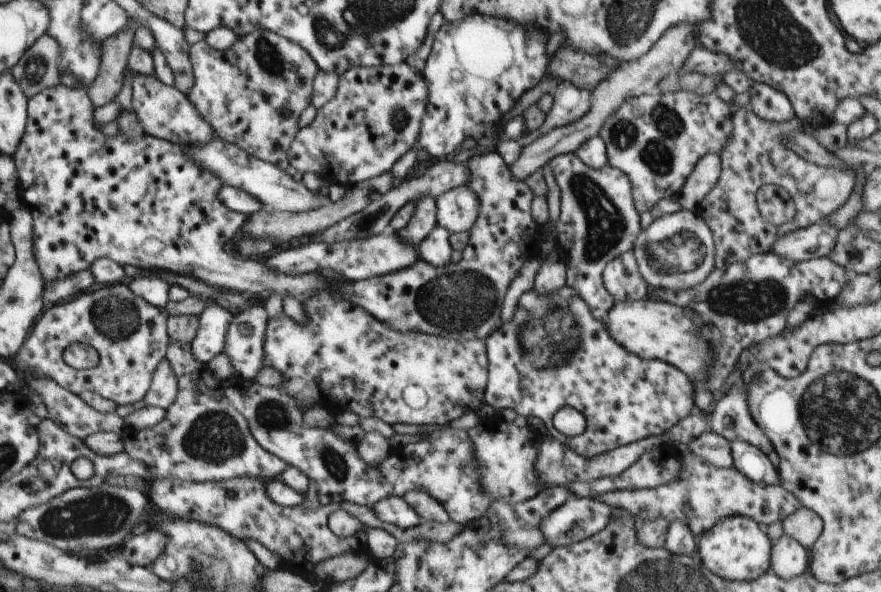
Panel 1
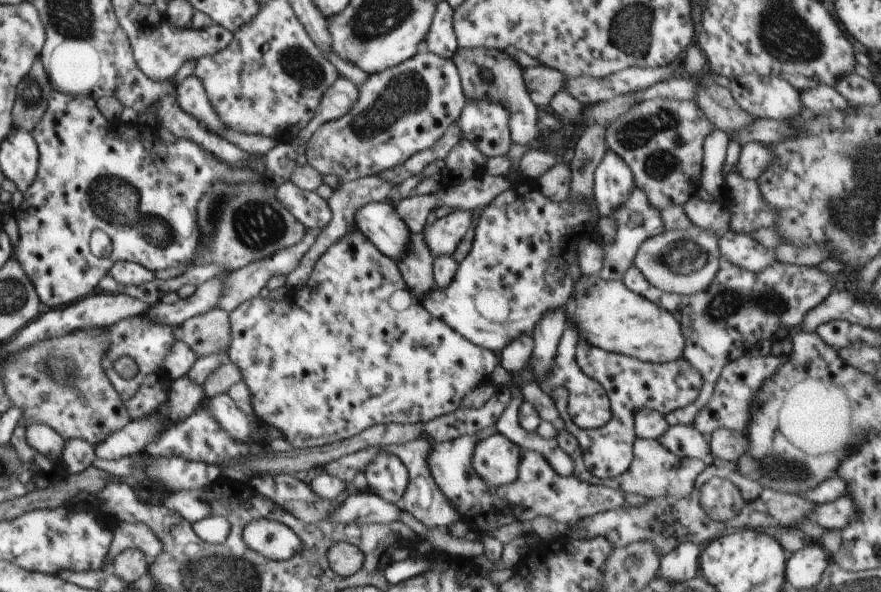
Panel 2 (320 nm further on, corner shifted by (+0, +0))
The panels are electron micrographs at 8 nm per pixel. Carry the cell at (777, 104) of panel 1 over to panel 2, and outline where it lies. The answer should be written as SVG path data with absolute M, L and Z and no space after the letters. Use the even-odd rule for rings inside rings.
M746 74L727 87L734 101L754 119L790 120L802 112L799 92L786 80Z

